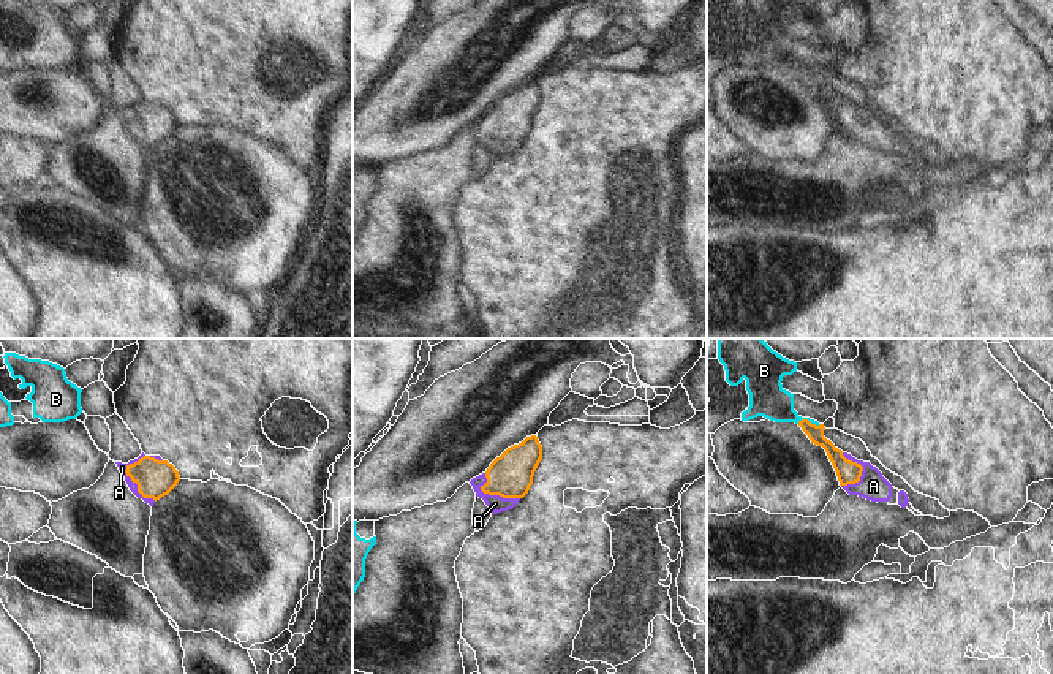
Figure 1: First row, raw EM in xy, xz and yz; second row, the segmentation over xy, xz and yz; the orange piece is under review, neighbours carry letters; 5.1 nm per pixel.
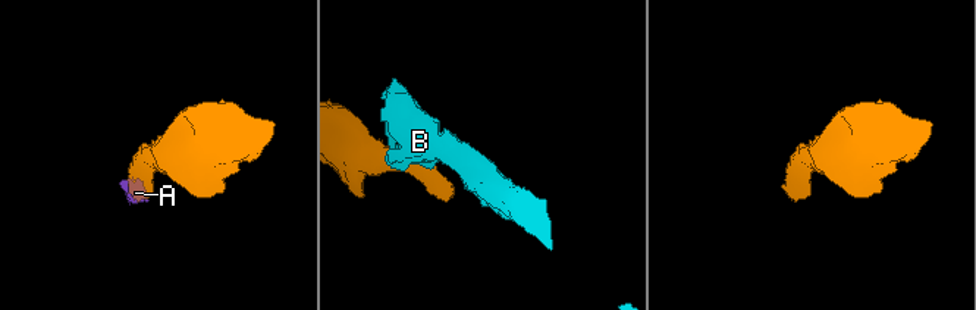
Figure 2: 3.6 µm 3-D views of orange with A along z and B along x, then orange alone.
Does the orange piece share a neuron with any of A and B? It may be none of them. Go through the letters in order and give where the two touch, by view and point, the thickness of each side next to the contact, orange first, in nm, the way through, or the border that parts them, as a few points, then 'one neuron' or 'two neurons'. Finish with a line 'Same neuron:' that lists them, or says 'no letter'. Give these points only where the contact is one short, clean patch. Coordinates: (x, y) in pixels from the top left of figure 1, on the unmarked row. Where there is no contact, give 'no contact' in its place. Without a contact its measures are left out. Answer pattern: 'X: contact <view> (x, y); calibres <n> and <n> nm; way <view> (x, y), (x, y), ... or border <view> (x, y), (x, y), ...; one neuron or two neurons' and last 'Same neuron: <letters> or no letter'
A: contact xy (132, 125); calibres 190 and 50 nm; way xy (155, 124), (132, 125), (122, 113); one neuron
B: contact yz (807, 65); calibres 80 and 190 nm; border yz (797, 67), (808, 65), (819, 70); two neurons
Same neuron: A

